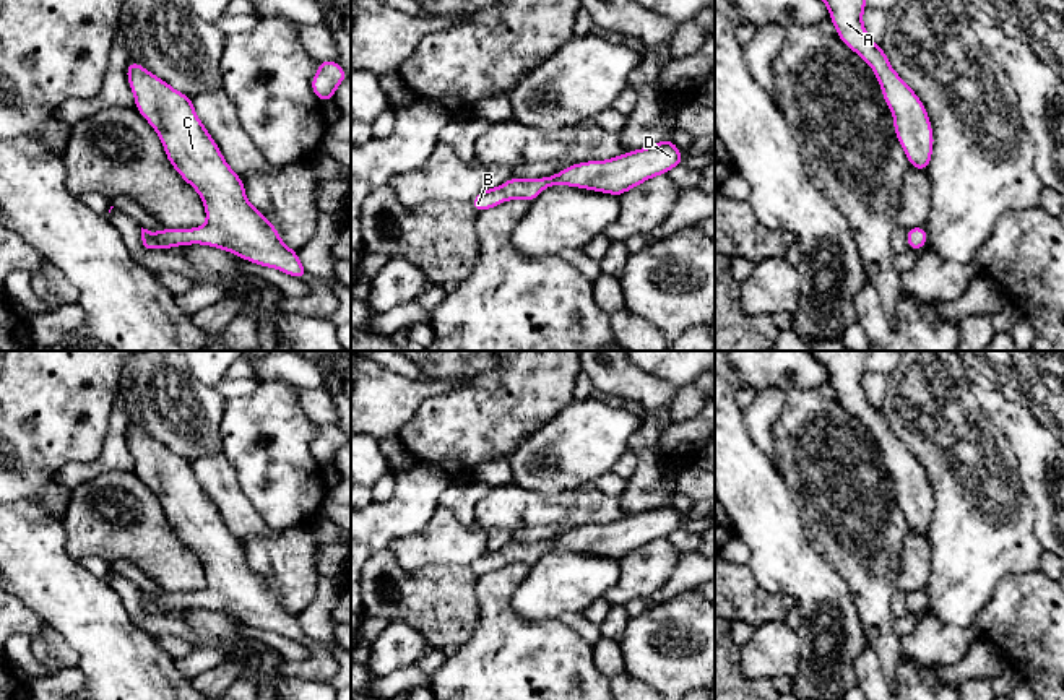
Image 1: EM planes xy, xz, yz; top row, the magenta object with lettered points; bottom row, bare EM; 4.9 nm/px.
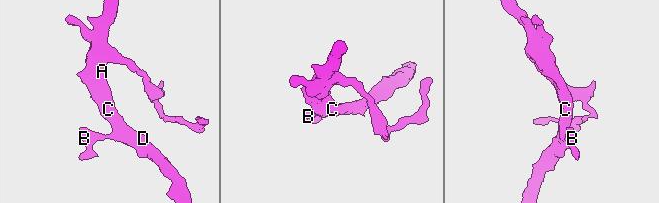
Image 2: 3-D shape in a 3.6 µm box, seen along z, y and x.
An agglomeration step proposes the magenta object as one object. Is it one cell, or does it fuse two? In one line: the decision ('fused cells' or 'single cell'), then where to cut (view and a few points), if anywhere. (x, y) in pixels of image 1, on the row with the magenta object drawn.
single cell; no cut

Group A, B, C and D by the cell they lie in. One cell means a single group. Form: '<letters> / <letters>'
A B C D

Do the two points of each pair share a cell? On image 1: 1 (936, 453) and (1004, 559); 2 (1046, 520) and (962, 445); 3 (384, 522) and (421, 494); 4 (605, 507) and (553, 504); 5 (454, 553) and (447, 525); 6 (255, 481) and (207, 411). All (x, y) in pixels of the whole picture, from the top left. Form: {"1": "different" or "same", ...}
{"1": "same", "2": "different", "3": "same", "4": "same", "5": "same", "6": "different"}

